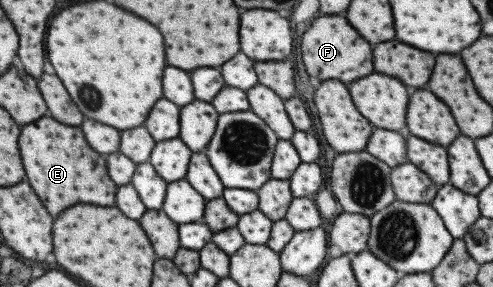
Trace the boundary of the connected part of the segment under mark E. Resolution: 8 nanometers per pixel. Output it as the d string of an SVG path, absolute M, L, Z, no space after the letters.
M39 118L21 128L17 146L27 182L41 198L41 204L49 214L59 214L77 202L113 206L116 184L109 180L105 172L103 156L85 144L79 128L59 124L51 118Z

